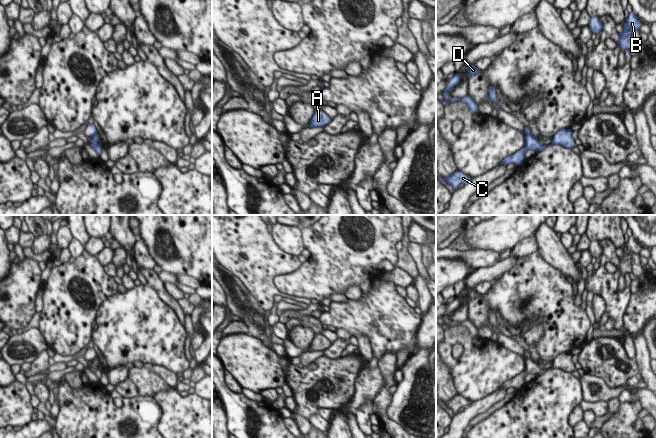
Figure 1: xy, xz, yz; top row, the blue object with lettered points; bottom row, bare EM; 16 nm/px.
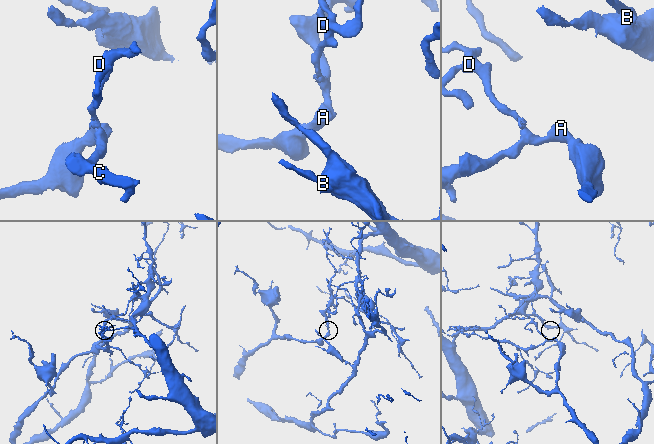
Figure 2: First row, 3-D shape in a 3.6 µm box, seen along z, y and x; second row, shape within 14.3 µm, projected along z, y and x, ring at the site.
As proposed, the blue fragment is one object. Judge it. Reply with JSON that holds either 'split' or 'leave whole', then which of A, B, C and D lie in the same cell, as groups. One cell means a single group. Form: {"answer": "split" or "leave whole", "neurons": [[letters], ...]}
{"answer": "split", "neurons": [["A", "B", "C"], ["D"]]}

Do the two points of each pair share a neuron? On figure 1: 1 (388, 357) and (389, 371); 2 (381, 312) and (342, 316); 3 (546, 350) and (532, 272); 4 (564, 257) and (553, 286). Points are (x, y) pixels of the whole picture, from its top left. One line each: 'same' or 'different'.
1: same
2: same
3: same
4: different

